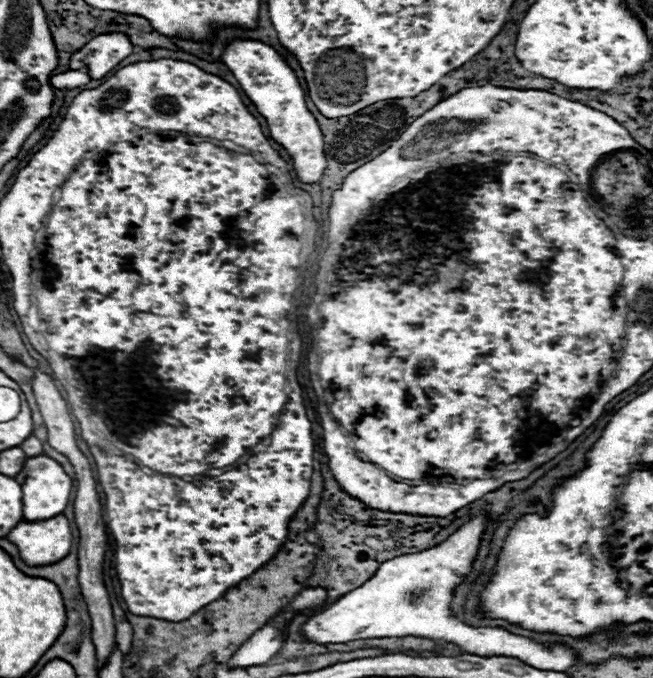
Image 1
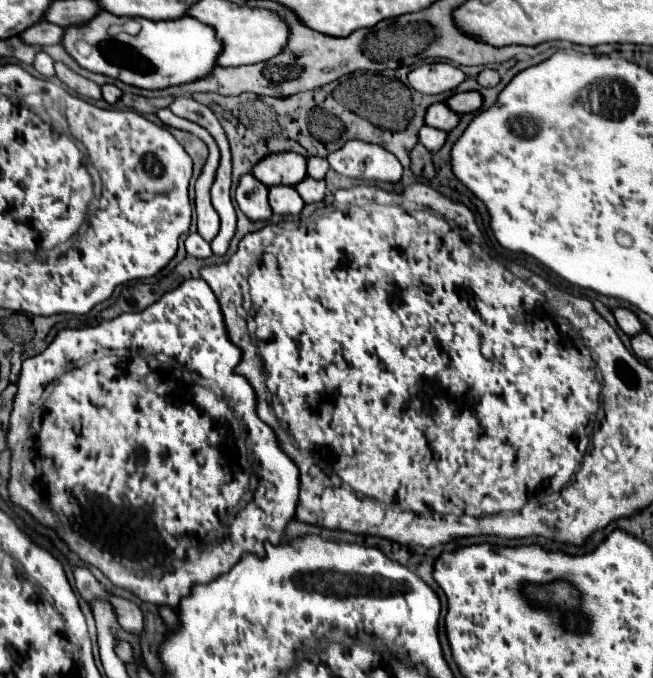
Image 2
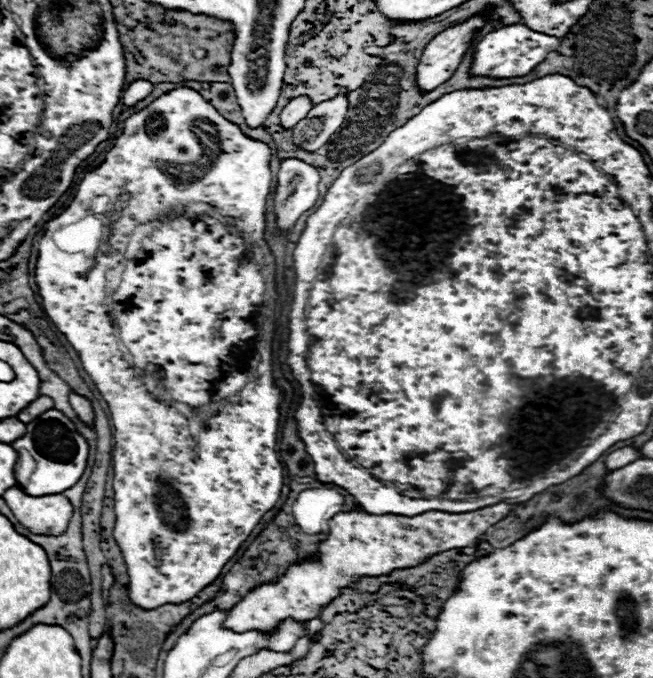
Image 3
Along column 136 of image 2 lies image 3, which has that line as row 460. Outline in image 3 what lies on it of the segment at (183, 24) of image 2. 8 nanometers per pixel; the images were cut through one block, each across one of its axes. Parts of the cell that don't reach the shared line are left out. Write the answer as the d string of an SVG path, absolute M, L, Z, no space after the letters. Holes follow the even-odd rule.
M52 408L42 412L38 418L26 424L26 434L12 442L14 450L26 450L34 462L36 468L28 482L22 486L22 490L28 496L46 496L46 494L62 494L64 490L72 488L80 476L84 474L86 462L88 462L88 442L86 438L76 430L76 424L66 418L60 410Z

